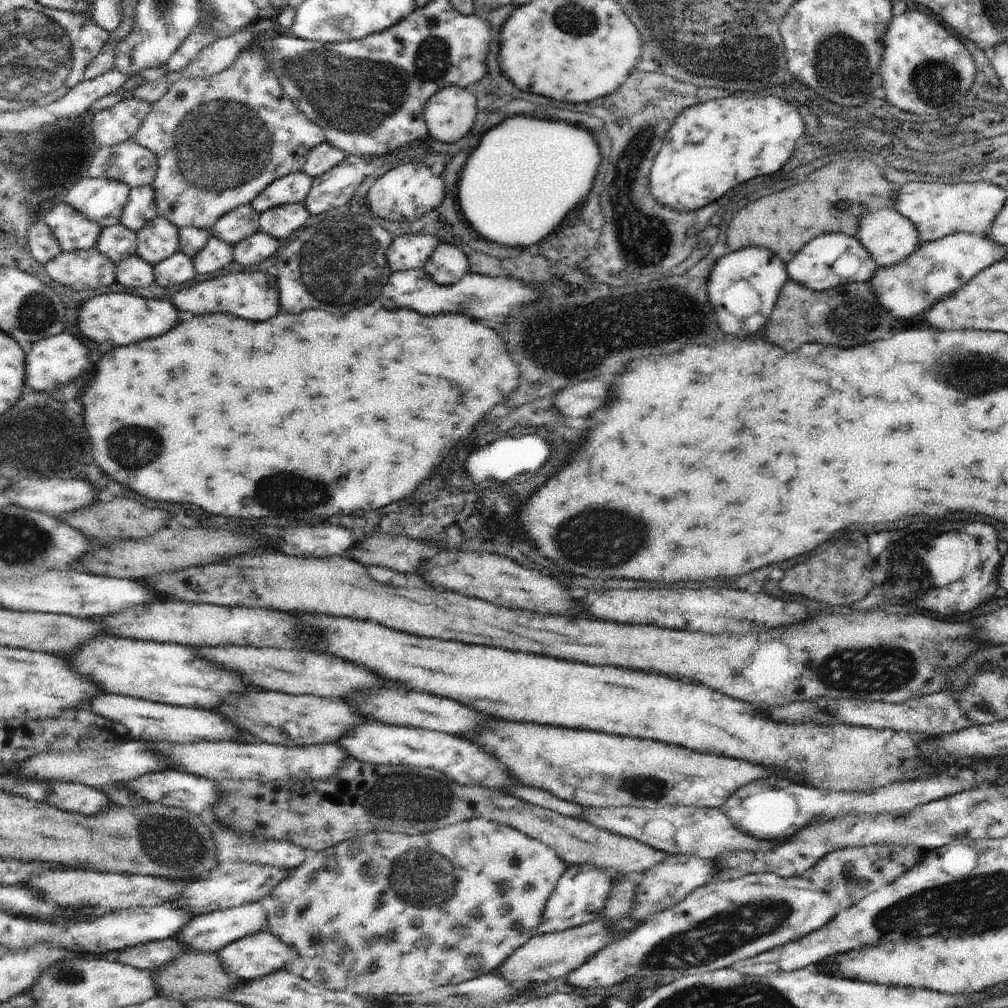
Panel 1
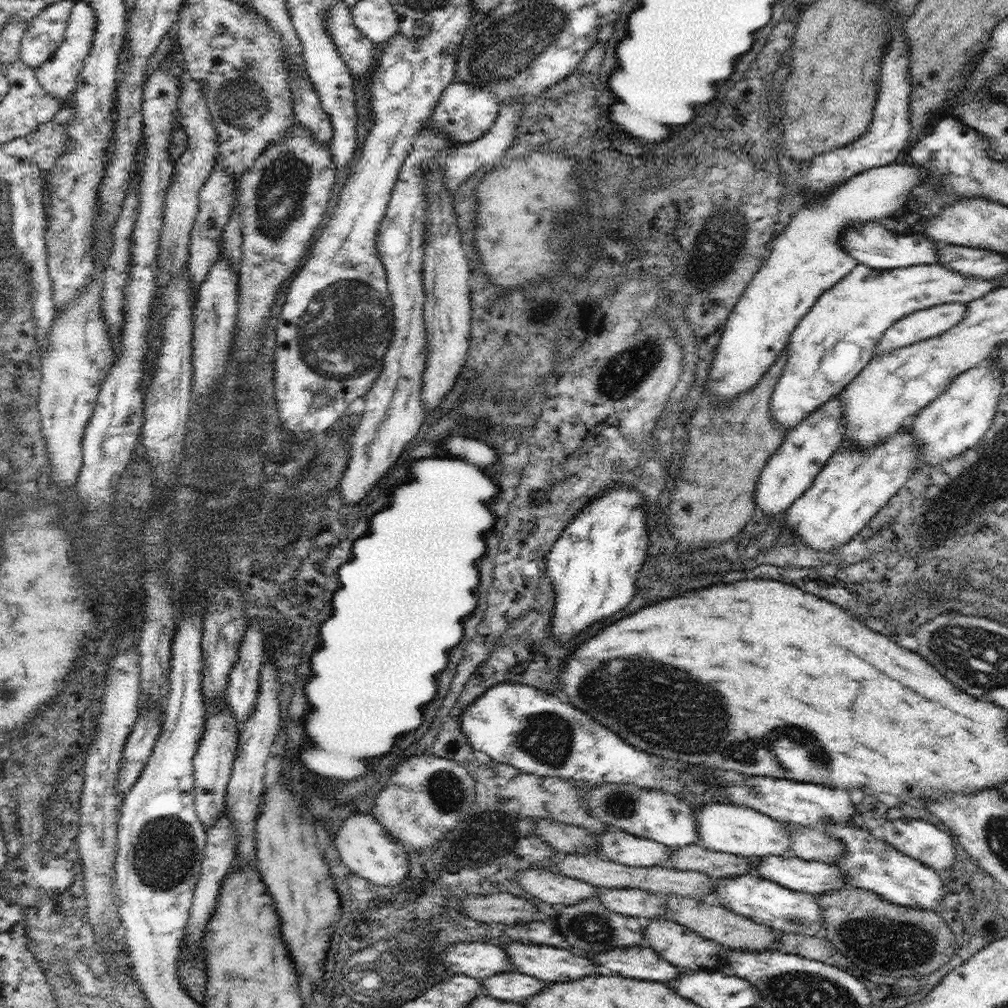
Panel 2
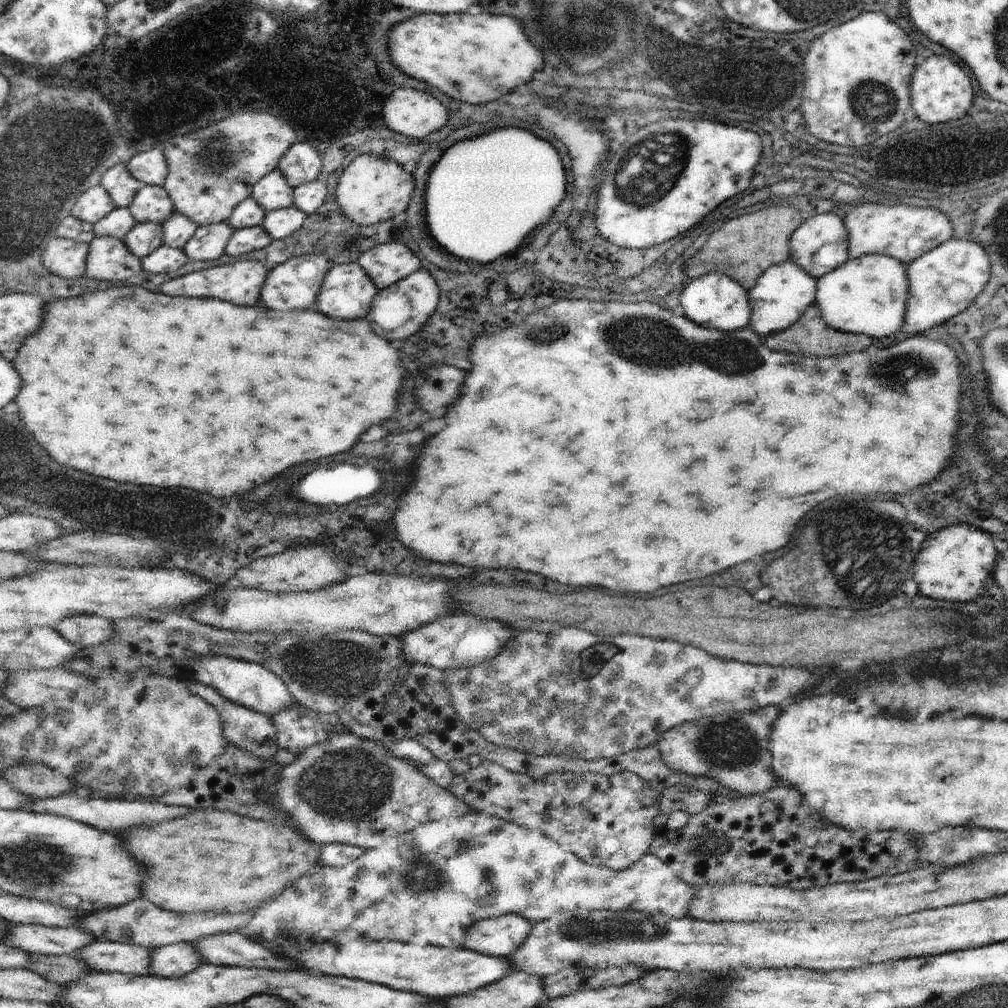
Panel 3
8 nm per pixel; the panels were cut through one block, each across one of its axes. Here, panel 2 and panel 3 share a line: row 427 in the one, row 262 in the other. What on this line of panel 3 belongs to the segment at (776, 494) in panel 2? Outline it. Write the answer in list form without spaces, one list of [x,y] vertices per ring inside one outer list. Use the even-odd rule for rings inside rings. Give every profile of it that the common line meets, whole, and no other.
[[[826,212],[806,219],[790,236],[790,262],[798,264],[804,272],[819,279],[821,276],[836,270],[849,259],[849,236],[844,228],[843,216]]]

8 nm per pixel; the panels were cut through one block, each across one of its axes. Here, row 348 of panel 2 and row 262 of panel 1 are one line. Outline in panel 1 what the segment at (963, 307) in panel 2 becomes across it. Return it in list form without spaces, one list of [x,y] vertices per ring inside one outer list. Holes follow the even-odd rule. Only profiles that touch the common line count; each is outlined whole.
[[[890,205],[862,213],[855,237],[866,247],[879,267],[889,267],[909,257],[920,245],[924,244],[918,235],[914,224]]]

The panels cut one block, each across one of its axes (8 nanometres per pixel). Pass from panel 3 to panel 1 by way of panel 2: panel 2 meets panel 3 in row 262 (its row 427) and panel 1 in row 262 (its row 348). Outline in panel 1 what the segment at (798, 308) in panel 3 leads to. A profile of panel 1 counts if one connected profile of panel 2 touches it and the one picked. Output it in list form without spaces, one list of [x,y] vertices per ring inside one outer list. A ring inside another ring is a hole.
[[[826,233],[813,238],[785,265],[790,279],[813,291],[827,291],[850,283],[867,283],[879,267],[855,236],[844,233]]]

